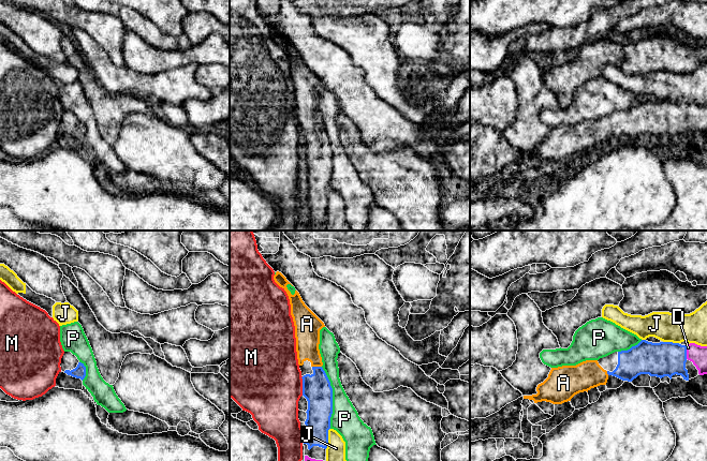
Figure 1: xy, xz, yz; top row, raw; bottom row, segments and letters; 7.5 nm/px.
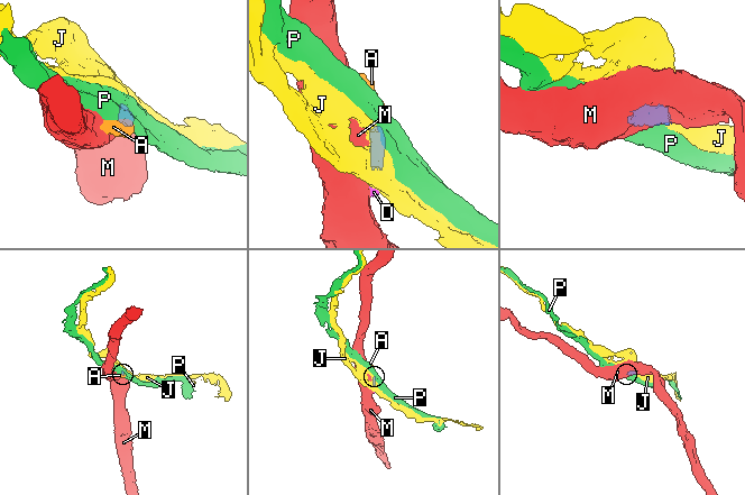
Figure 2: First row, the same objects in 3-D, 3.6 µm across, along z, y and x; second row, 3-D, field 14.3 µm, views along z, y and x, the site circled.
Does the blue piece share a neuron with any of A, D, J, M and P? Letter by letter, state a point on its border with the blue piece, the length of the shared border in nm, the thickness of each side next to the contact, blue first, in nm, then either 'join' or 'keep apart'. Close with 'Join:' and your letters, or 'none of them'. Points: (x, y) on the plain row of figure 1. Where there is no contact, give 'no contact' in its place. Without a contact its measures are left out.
A: xz (317, 127) | 70 nm | 220/180 nm | join
D: yz (686, 112) | 110 nm | 260/140 nm | join
J: xz (327, 198) | 160 nm | 190/190 nm | keep apart
M: xz (303, 146) | 140 nm | 220/500 nm | keep apart
P: xz (332, 158) | 460 nm | 220/220 nm | keep apart
Join: A, D

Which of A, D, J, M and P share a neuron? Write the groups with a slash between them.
A D / J / M / P

